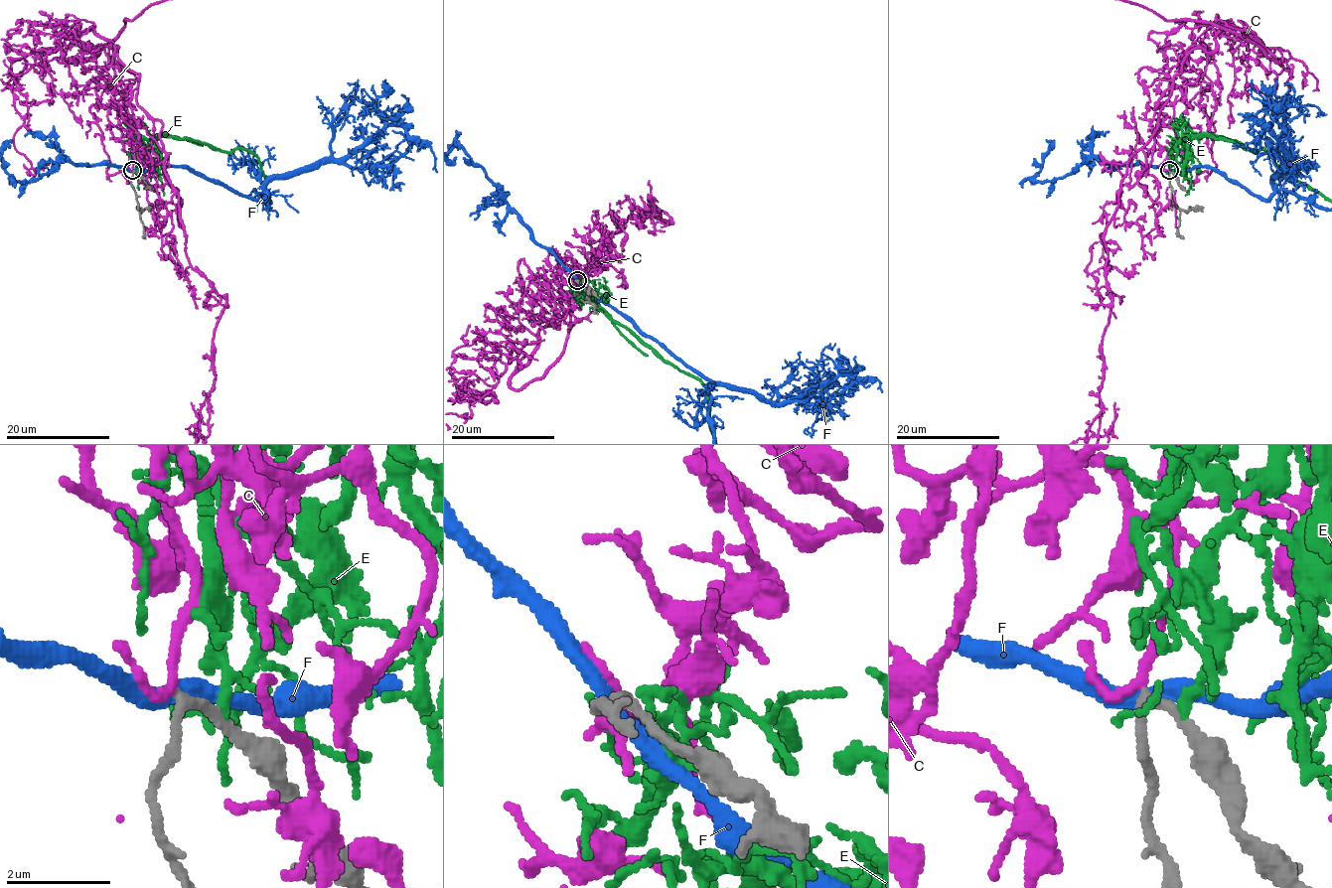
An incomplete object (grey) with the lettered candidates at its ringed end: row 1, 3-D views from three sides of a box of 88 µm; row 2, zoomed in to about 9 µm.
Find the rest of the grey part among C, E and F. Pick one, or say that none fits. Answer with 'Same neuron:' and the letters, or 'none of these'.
Same neuron: C

